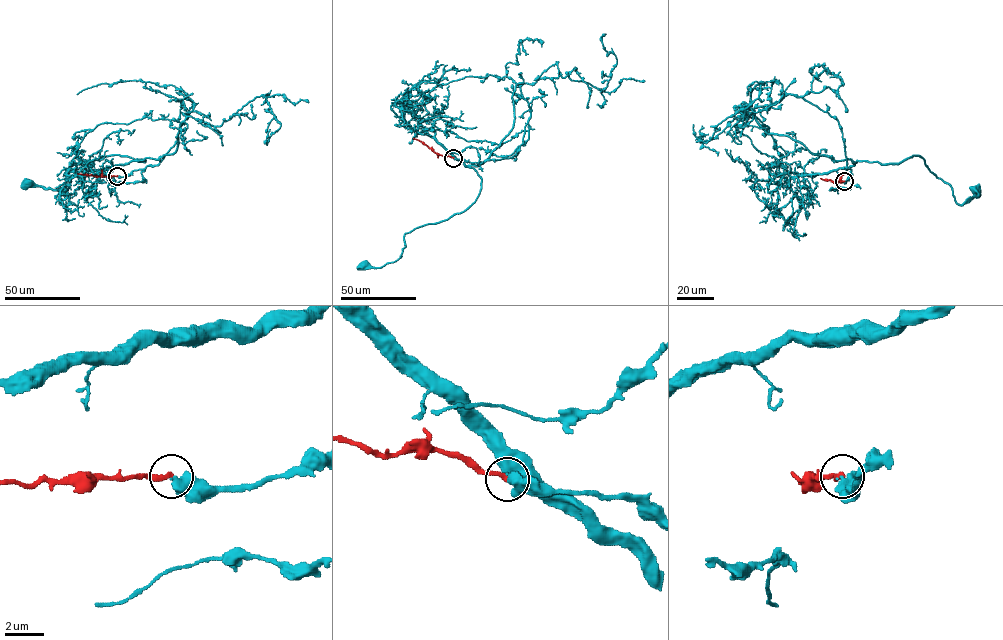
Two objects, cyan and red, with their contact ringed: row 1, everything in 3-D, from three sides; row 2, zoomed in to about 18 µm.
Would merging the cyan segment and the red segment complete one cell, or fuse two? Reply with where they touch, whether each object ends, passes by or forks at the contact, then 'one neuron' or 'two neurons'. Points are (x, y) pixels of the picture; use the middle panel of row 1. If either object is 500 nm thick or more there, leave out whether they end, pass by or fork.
(453, 158) | one neuron

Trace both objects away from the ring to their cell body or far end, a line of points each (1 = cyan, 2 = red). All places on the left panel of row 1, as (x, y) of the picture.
1: (117, 176), (157, 165), (195, 104), (173, 153), (97, 158), (68, 174), (65, 195), (27, 182)
2: (117, 176), (77, 173)

